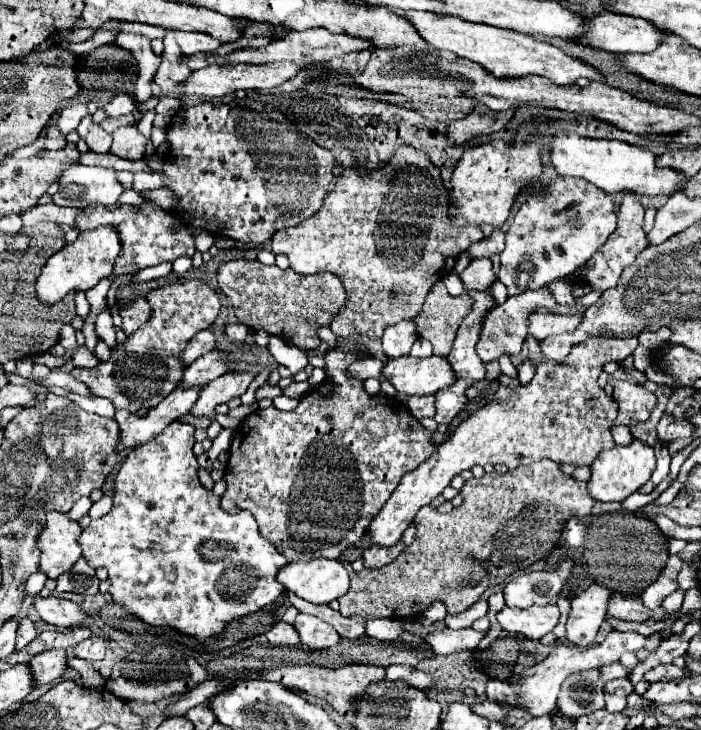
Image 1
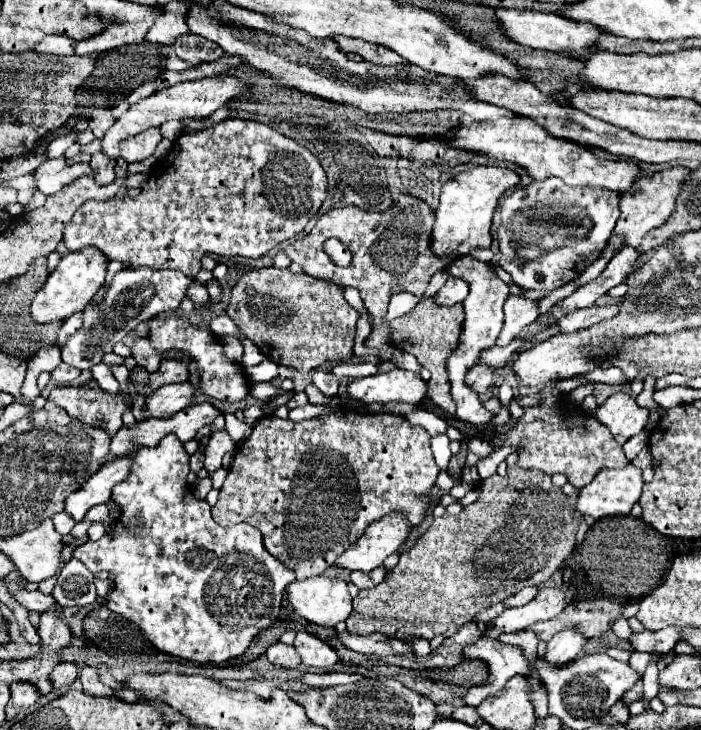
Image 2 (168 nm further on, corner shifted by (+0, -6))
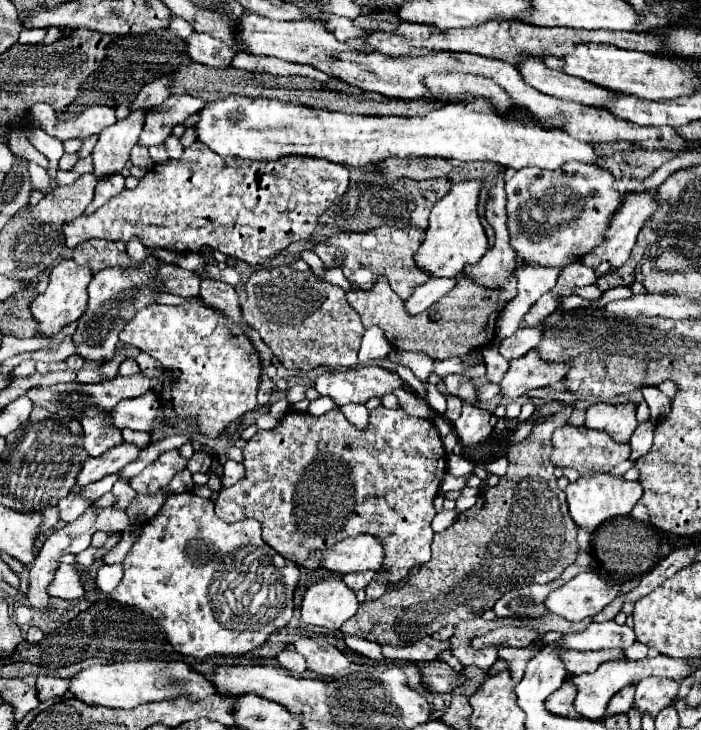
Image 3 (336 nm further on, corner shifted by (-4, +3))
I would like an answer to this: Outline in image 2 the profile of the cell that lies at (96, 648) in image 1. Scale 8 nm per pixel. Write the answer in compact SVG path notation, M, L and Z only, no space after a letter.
M60 663L58 667L54 667L54 675L52 675L54 691L72 685L76 675L78 675L78 665L76 663Z

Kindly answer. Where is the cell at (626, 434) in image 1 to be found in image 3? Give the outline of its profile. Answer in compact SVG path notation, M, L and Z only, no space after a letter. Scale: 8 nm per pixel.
M644 422L644 424L640 424L634 430L634 434L630 438L630 448L632 448L630 460L638 460L640 456L646 454L646 450L650 450L650 446L652 446L652 432L654 432L654 424L652 422Z

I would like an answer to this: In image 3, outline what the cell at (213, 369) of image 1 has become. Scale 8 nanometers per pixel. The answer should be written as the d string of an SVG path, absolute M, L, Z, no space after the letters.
M146 392L138 398L130 398L126 402L118 402L114 408L110 408L110 424L118 430L150 430L154 424L154 418L160 410L162 402L154 398L154 394Z

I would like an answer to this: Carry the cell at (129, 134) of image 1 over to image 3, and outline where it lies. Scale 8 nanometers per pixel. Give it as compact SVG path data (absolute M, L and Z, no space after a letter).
M171 94L161 105L155 107L144 120L144 130L140 134L142 146L154 146L164 142L172 128L178 124L186 124L186 120L198 110L202 110L206 102L200 96L190 94Z

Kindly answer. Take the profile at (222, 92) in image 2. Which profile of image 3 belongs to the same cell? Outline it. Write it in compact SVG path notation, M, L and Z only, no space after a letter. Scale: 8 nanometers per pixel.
M130 112L126 118L102 130L98 144L94 146L94 178L104 180L120 174L130 160L130 150L138 142L148 112Z

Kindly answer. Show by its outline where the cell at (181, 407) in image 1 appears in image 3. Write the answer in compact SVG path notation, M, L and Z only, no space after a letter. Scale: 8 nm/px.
M68 494L66 498L62 498L62 500L58 502L60 520L64 520L64 522L74 522L88 506L90 506L90 500L82 500L80 496Z

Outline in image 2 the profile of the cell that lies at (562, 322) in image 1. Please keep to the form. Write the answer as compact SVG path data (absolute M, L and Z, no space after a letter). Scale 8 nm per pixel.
M592 305L588 309L576 309L576 311L568 313L568 315L564 315L556 323L556 327L558 327L560 333L572 333L576 329L586 329L590 325L596 325L596 323L604 321L604 319L610 319L616 313L618 313L618 307L616 305L606 305L606 307Z

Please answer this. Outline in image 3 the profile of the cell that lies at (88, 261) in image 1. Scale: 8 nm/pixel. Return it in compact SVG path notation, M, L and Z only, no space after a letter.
M62 260L50 274L50 284L44 290L42 296L36 296L36 300L30 304L30 312L32 318L38 322L38 332L36 336L42 338L52 338L56 336L64 326L68 326L70 322L76 322L84 310L86 310L86 302L88 302L88 284L90 284L92 272L88 266L80 266L74 260Z

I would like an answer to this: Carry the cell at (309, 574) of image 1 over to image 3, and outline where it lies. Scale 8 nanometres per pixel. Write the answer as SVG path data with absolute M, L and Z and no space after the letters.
M324 578L312 584L302 598L302 622L326 630L338 630L358 610L354 590L338 578Z

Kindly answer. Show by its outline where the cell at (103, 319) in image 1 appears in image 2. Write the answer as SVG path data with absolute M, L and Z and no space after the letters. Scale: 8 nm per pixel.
M224 119L220 123L216 123L214 127L208 129L200 129L200 131L190 131L190 133L182 133L176 143L174 149L170 151L170 155L152 171L154 175L148 175L146 185L142 187L142 193L136 199L126 197L112 197L108 201L86 201L72 217L72 221L68 223L66 231L64 231L64 243L70 251L78 251L86 245L94 245L100 251L104 251L110 259L120 261L126 265L126 269L138 269L138 267L150 267L150 269L180 269L184 271L188 277L196 277L200 271L200 257L204 253L216 253L216 255L240 255L240 257L252 257L258 259L262 255L266 255L270 249L274 249L278 243L294 237L296 233L300 233L308 221L318 213L320 205L326 199L326 173L322 169L322 165L318 163L318 159L298 141L294 141L292 137L276 131L272 125L268 123L260 123L260 121L250 121L250 119Z

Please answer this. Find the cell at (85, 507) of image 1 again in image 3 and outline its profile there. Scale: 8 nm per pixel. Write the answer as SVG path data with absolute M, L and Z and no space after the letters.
M52 506L50 510L46 508L46 510L42 512L42 524L40 524L40 532L44 534L46 530L54 528L56 524L58 524L58 508L56 508L56 506Z

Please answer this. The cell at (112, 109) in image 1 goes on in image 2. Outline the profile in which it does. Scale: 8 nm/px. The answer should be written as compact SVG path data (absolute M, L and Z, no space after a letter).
M96 107L94 111L92 111L92 117L90 117L90 129L94 131L94 135L96 135L96 139L102 139L104 137L104 133L108 131L108 127L110 125L114 125L114 117L112 117L112 111L110 109L104 109L104 107Z

